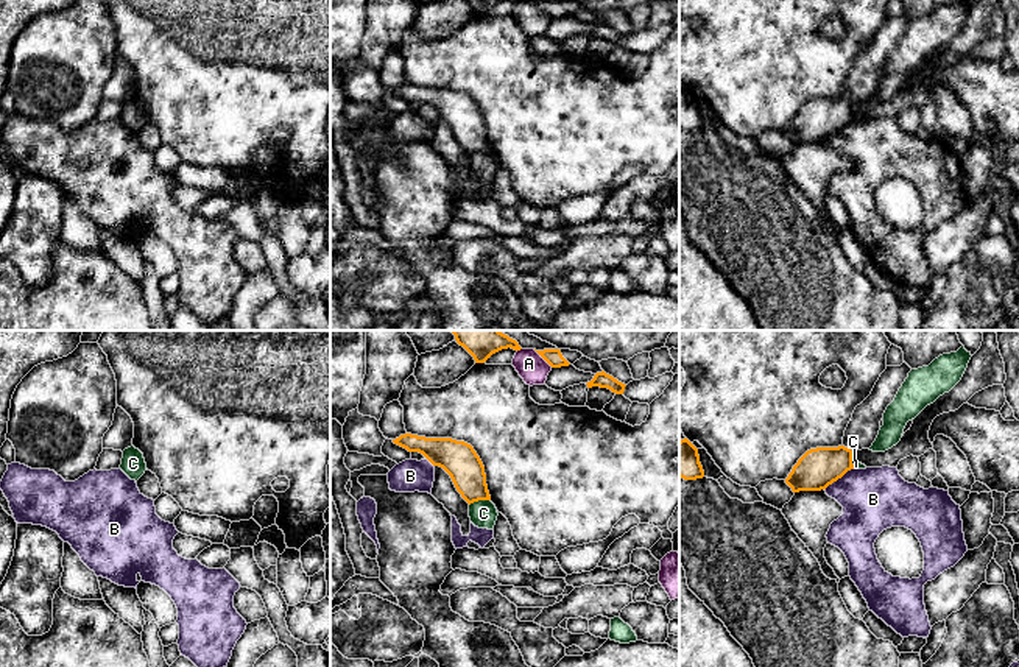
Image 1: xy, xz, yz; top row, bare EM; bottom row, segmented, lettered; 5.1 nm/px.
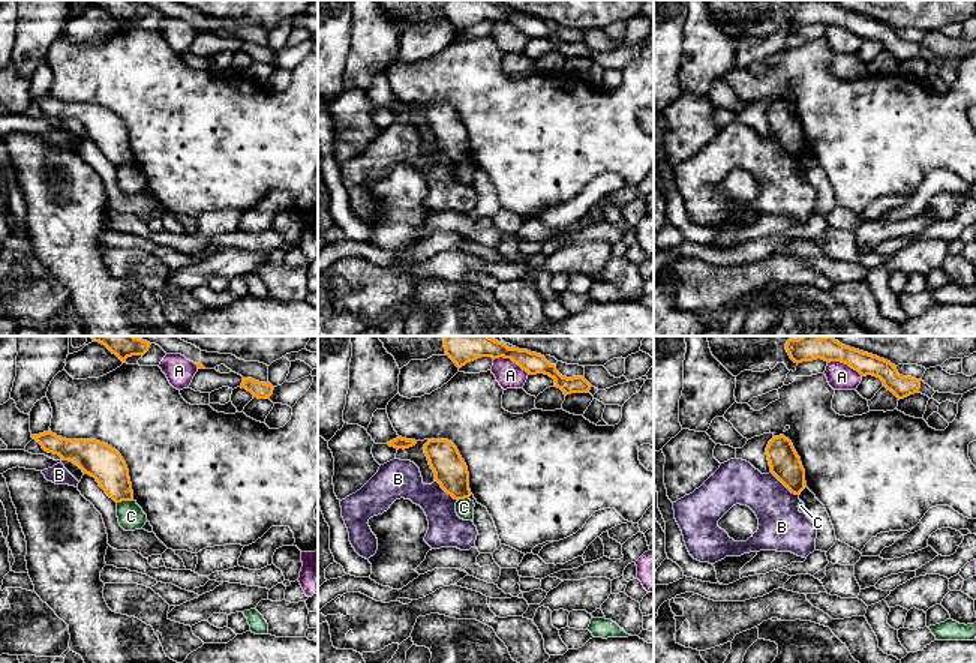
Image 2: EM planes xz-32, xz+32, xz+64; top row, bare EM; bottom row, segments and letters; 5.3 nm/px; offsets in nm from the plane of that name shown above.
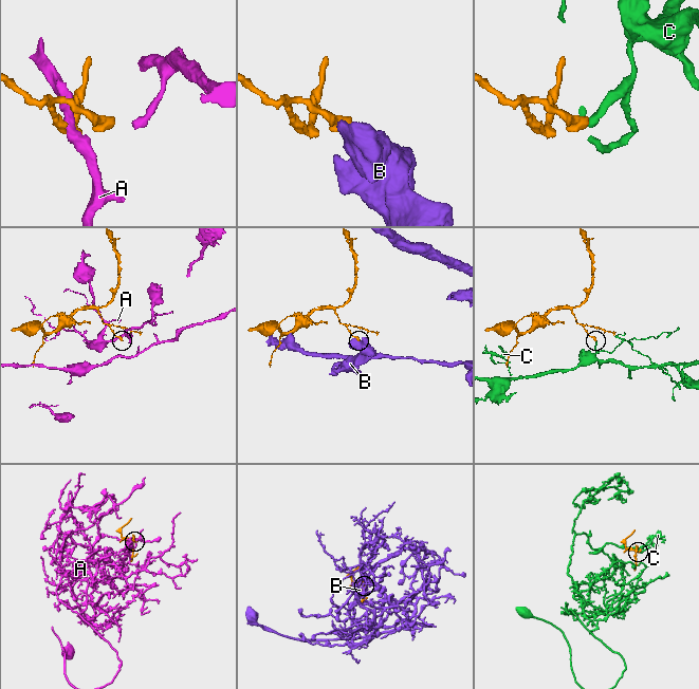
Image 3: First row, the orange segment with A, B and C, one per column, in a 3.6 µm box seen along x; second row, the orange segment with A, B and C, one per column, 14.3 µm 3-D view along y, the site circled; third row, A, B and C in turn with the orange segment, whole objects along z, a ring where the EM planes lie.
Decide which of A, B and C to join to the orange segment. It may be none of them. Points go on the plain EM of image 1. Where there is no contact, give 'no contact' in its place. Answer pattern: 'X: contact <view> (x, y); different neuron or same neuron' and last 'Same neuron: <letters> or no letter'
A: contact xz (542, 8); different neuron
B: contact yz (839, 128); different neuron
C: contact xz (479, 150); different neuron
Same neuron: no letter

